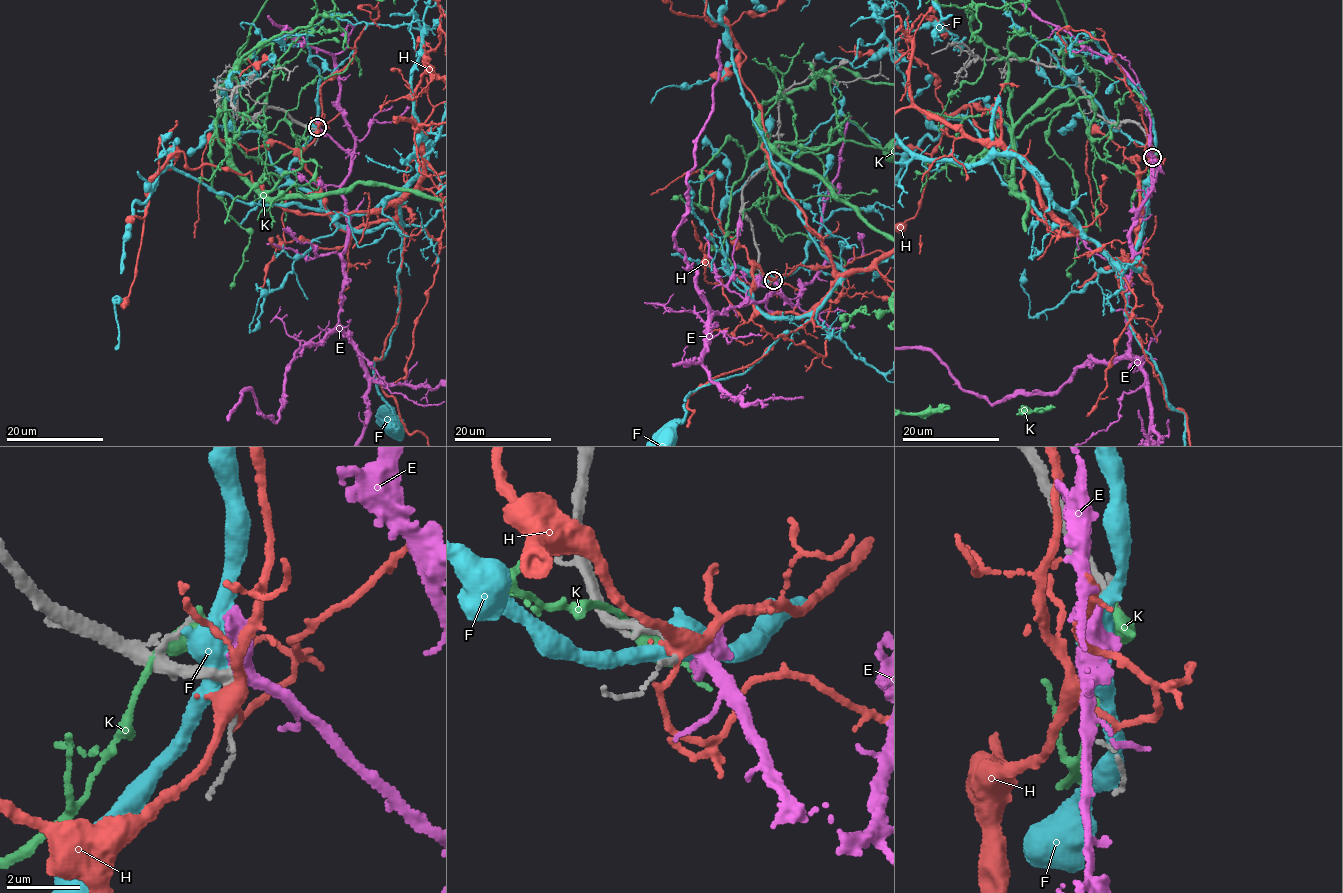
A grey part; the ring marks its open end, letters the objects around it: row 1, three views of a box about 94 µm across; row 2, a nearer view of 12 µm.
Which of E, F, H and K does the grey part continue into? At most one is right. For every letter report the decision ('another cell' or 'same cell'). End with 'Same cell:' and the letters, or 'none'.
E: same cell
F: another cell
H: another cell
K: another cell
Same cell: E

